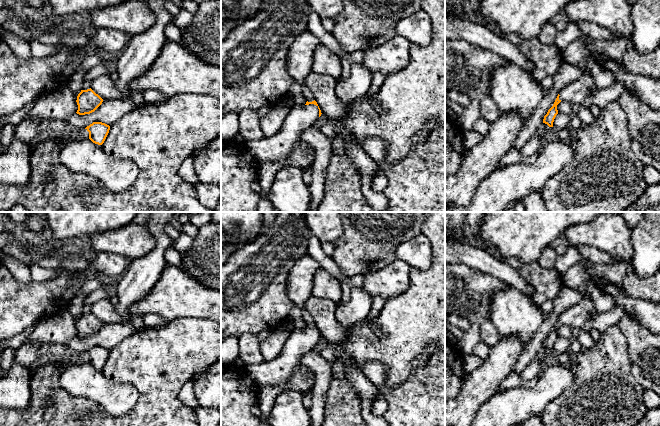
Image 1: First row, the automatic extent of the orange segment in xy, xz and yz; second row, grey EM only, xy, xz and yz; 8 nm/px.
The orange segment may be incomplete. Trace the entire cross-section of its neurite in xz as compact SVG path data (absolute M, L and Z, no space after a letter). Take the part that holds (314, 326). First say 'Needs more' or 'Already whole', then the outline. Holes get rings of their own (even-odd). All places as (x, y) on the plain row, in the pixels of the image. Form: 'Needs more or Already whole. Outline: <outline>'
Needs more. Outline: M315 324L307 325L302 330L294 329L281 353L275 359L260 364L246 364L246 373L260 389L271 385L286 384L295 366L301 363L302 356L316 349L321 338Z

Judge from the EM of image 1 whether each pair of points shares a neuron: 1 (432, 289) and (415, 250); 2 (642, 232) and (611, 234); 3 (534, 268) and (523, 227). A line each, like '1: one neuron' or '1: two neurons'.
1: two neurons
2: two neurons
3: two neurons

